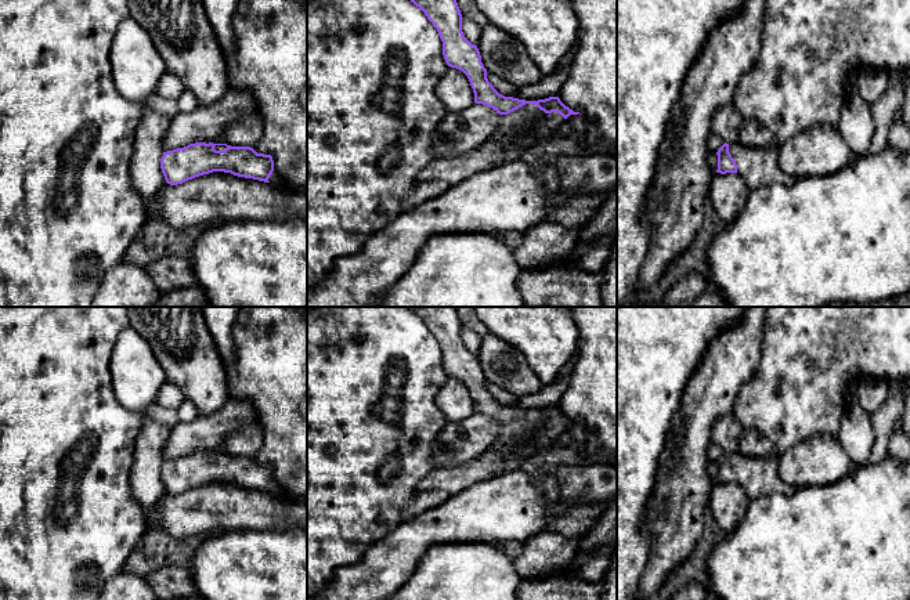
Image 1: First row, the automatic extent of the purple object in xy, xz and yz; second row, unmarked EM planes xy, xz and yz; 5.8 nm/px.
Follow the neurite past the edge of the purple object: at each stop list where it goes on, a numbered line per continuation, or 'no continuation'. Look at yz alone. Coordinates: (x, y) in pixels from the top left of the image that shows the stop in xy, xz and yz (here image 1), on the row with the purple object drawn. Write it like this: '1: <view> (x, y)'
1: yz (758, 166)

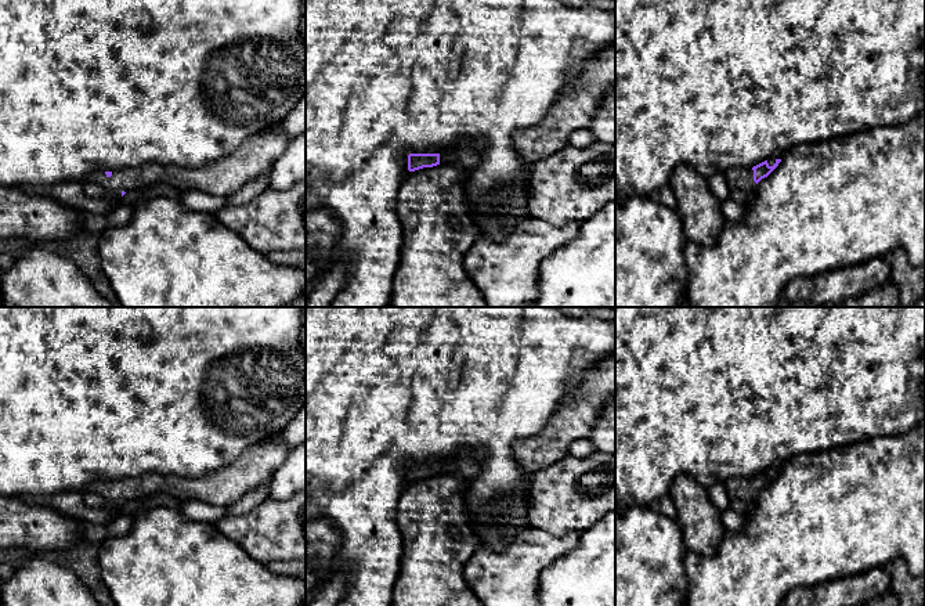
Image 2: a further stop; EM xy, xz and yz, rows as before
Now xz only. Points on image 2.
1: xz (466, 154)

